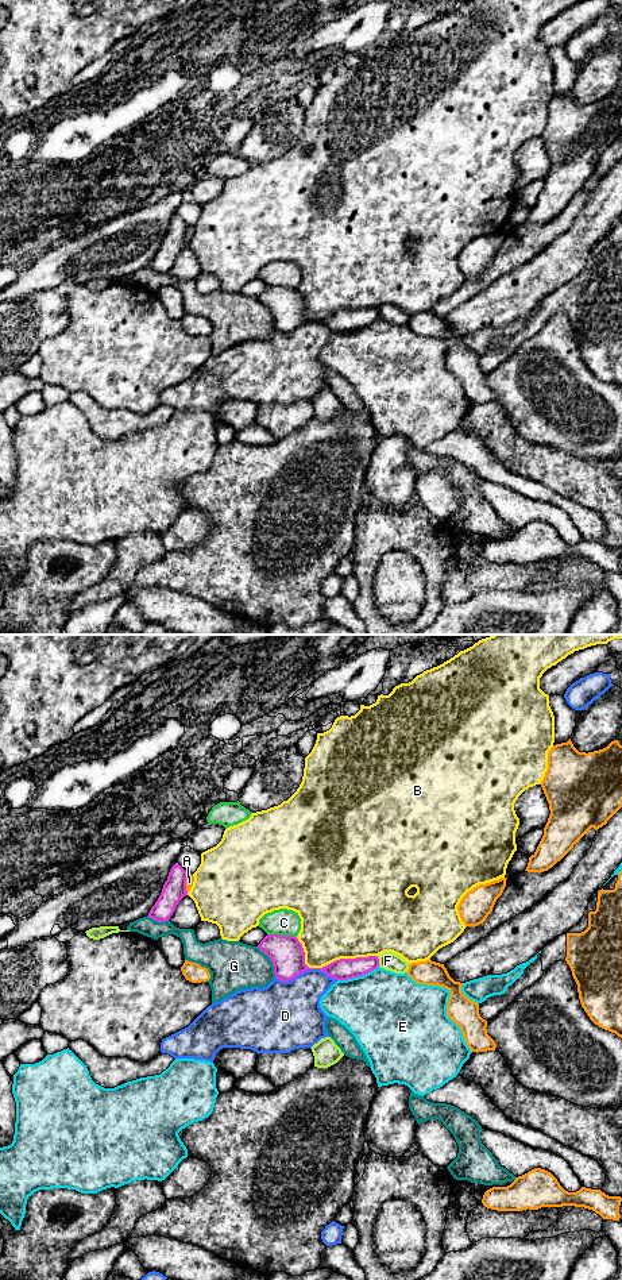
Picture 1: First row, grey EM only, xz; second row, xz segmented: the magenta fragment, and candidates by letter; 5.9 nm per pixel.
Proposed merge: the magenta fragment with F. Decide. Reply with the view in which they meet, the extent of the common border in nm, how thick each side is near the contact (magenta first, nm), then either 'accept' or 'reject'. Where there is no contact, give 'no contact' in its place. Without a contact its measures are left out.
contact in xz; length 70 nm; calibres 130 and 110 nm; reject

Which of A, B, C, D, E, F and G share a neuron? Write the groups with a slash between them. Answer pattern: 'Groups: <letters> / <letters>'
Groups: A / B / C / D / E / F / G

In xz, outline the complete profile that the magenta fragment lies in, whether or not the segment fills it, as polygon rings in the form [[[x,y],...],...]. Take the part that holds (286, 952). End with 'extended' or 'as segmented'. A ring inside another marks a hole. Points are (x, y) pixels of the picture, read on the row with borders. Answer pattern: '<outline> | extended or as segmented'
[[[267,934],[258,948],[270,957],[275,978],[289,982],[308,969],[320,969],[336,980],[363,976],[379,967],[378,956],[340,959],[322,968],[309,968],[305,964],[302,944],[294,936]]] | as segmented

